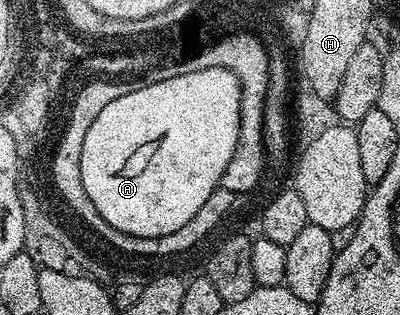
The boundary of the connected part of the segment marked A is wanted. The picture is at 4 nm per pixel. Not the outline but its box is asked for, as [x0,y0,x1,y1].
[81,66,241,238]

